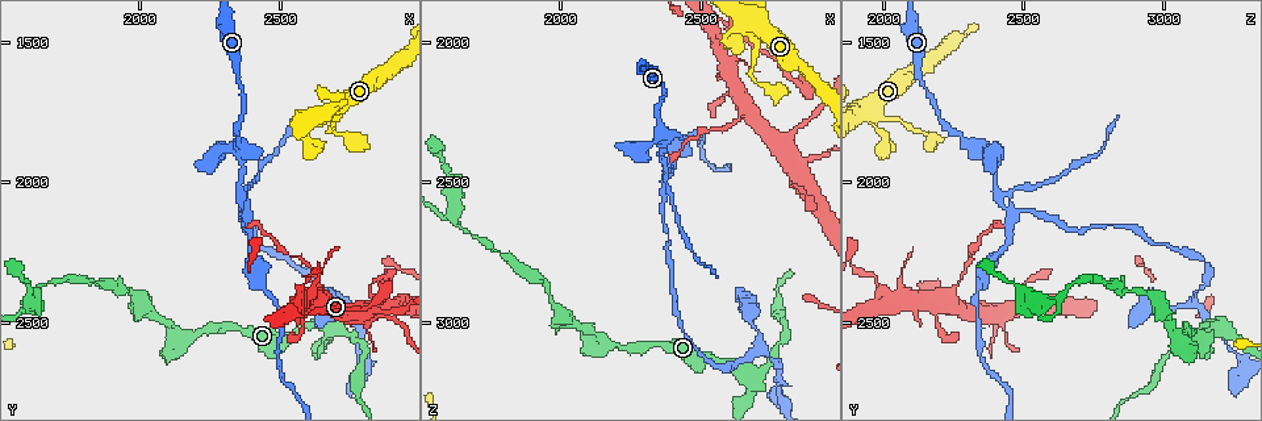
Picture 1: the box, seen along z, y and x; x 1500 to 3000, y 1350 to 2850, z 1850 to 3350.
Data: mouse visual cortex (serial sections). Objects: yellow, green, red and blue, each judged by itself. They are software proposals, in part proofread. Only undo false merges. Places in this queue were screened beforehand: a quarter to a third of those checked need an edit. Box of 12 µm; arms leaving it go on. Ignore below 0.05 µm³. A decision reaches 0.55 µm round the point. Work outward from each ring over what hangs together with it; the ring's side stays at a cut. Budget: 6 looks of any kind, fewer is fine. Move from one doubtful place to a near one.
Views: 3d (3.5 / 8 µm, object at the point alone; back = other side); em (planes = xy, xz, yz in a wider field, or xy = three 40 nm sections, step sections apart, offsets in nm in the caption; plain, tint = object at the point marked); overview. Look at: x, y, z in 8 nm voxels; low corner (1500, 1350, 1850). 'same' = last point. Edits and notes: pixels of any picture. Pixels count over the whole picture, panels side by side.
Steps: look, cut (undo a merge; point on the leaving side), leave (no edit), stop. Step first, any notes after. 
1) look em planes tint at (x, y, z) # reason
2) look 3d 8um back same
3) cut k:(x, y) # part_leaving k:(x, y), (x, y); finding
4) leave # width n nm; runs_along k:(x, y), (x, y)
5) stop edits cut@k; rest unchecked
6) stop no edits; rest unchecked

look 3d 3.5um at (2380, 2100, 2450) # three-way junction

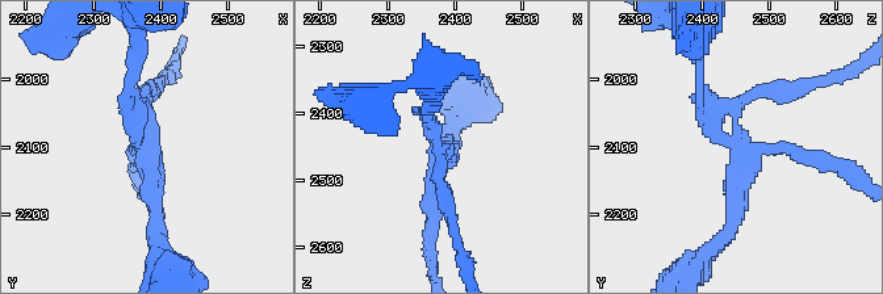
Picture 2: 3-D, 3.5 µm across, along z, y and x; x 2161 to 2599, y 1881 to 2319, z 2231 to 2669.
look em planes tint at (2380, 2100, 2465) # arms 3; arm_widths 150, 200, 200 nm; shape alone is not enough

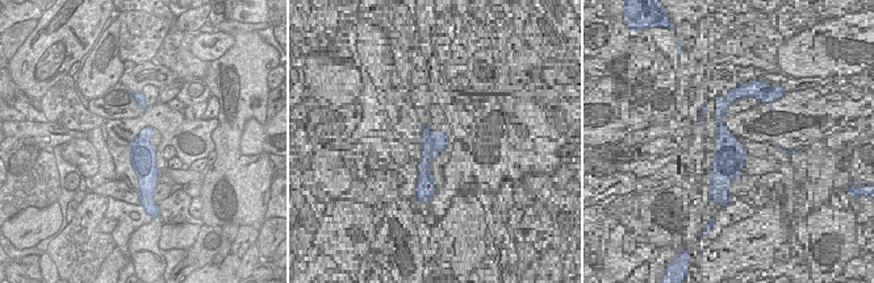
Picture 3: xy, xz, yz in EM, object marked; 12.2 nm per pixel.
cut 2:(744, 197) # a second cell is stuck on

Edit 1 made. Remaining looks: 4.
look 3d 3.5um back at (2660, 2390, 2240) # two arms in line, one across

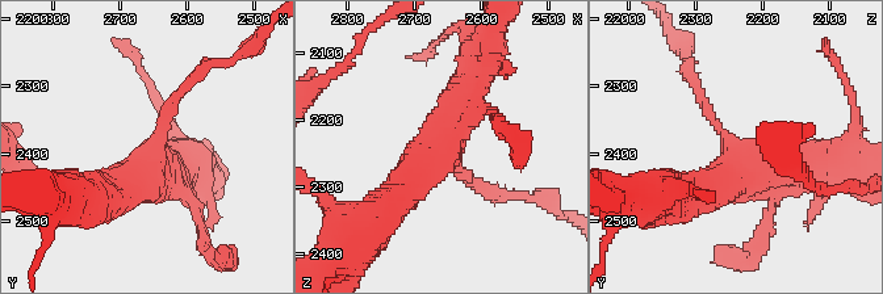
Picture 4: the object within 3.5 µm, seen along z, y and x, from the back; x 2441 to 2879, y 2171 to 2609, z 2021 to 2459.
look em xy step 2 tint at (2655, 2390, 2250) # arms 3; arm_widths 150, 400, 450 nm; now the EM

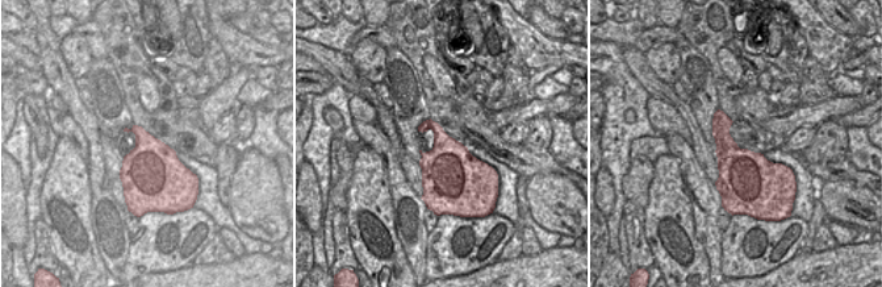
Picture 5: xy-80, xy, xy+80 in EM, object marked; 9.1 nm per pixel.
cut 4:(192, 80) # width 500 nm; part_leaving 4:(170, 110), (199, 71), (259, 38); two cells meet here

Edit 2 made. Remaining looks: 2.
stop edits cut@2, cut@4; rest unchecked

